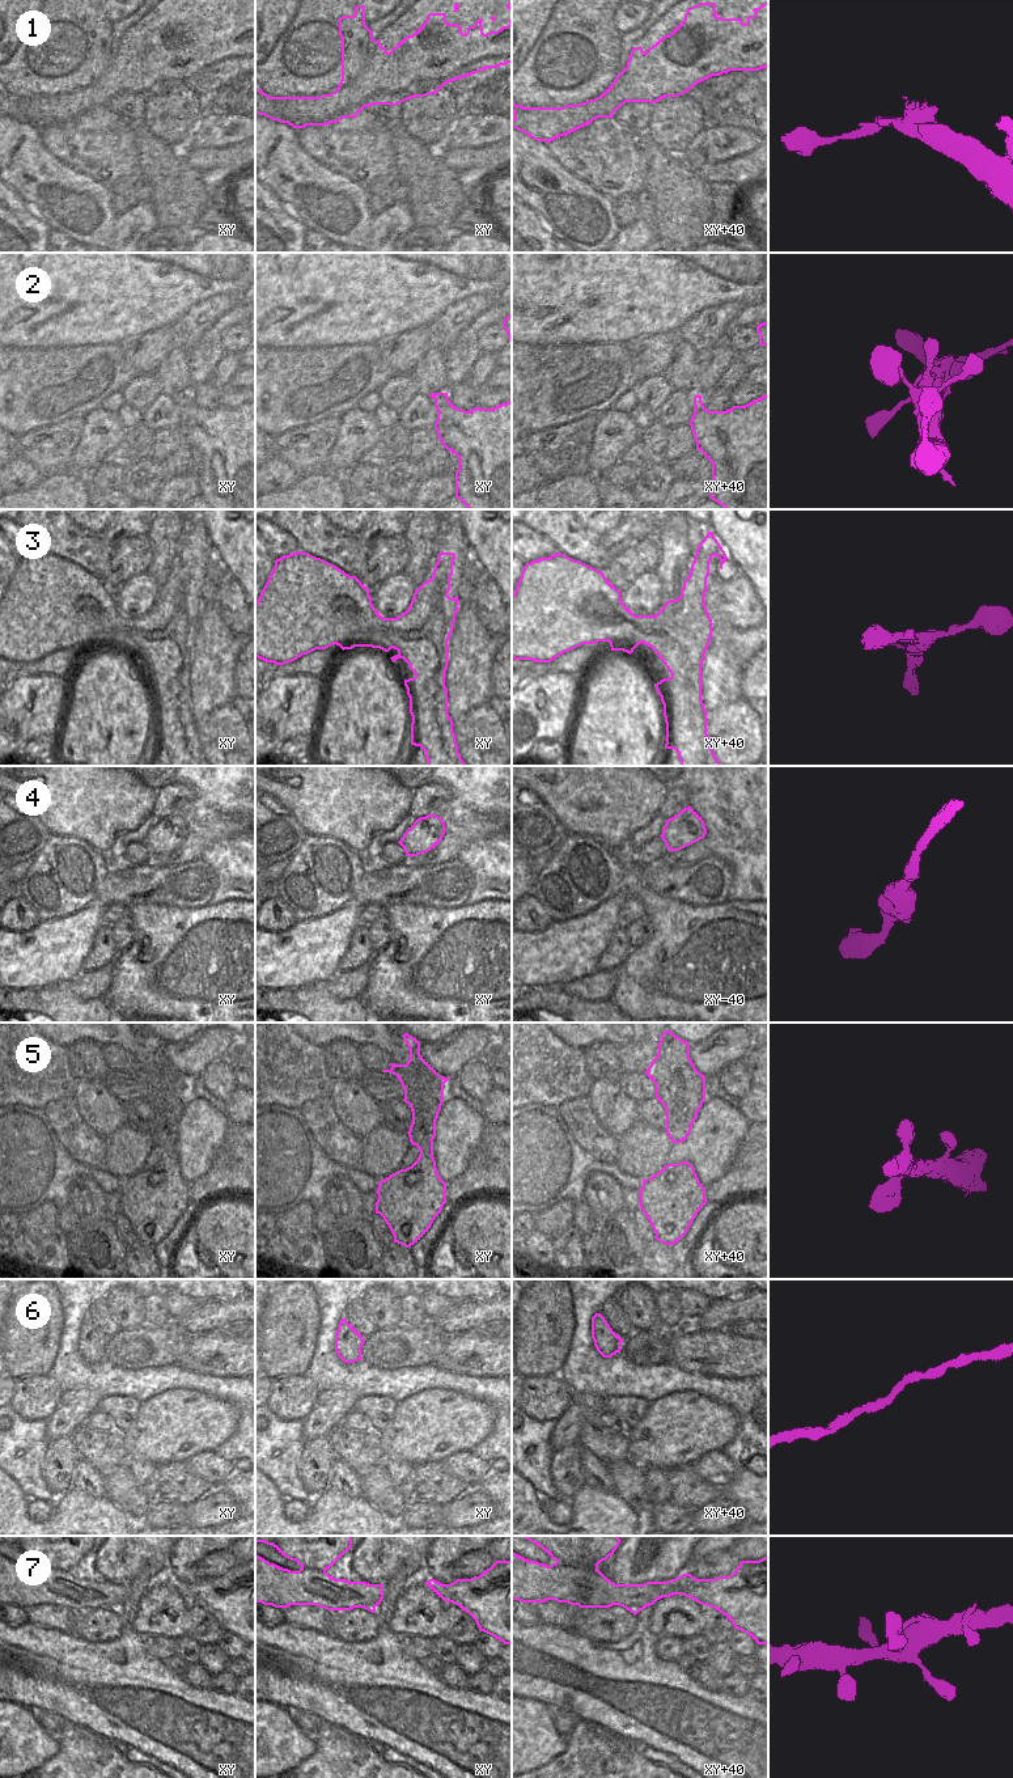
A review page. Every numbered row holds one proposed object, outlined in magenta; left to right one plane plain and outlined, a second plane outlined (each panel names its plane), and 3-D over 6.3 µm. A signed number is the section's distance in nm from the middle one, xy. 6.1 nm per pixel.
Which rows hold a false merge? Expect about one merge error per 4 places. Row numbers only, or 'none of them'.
none of them

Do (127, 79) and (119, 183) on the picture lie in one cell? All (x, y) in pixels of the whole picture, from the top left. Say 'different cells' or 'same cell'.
same cell

